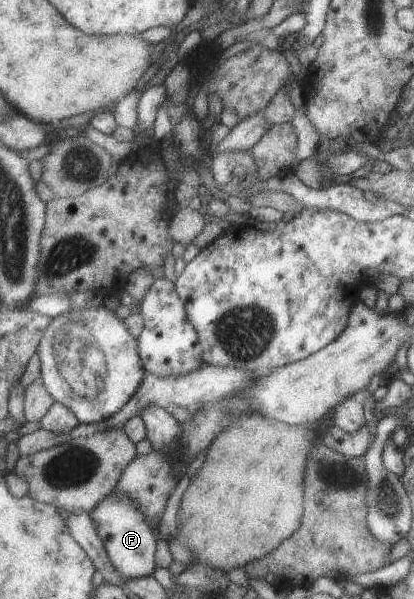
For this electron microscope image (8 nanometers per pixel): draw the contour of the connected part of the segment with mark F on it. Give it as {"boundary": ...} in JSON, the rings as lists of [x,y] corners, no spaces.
{"boundary":[[[111,492],[92,511],[97,533],[103,538],[109,557],[124,578],[145,577],[151,575],[157,567],[155,553],[157,553],[158,534],[152,528],[148,515],[141,509],[140,503],[128,493]]]}

